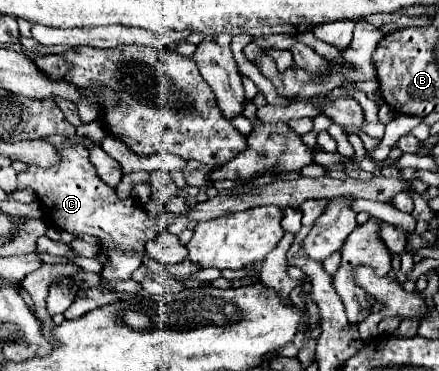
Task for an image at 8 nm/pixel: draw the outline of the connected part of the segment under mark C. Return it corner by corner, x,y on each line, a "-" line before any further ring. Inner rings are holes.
69,143
59,149
59,163
53,167
35,167
29,165
17,175
17,191
31,189
39,201
45,205
47,219
71,233
71,235
91,235
99,241
101,251
95,259
103,265
99,277
105,283
127,281
131,273
143,263
145,241
155,237
163,227
153,219
137,199
117,197
115,187
103,183
95,173
95,167
89,161
89,151
81,143

